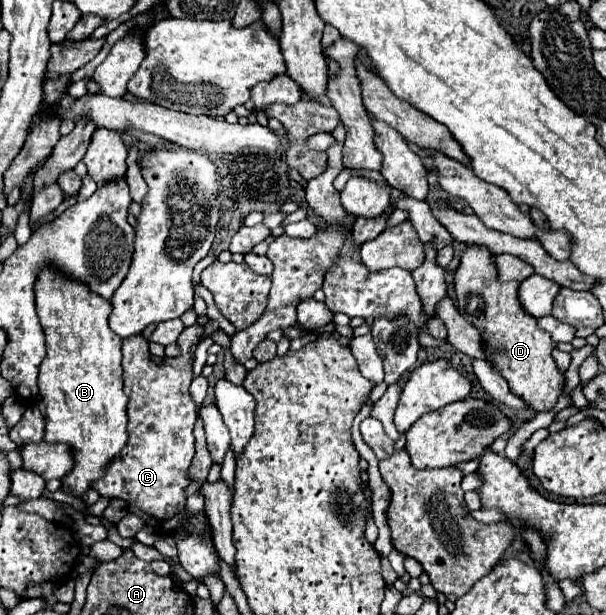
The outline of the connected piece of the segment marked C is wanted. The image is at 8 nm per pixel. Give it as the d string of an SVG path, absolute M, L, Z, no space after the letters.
M203 325L185 327L185 331L177 339L181 355L179 357L165 357L163 363L153 361L153 355L149 351L149 343L143 335L133 335L133 337L123 339L123 381L125 381L125 393L129 395L129 409L127 409L129 441L127 441L127 447L117 455L117 459L111 461L105 477L97 479L91 485L103 497L125 499L129 503L129 511L139 515L147 525L156 529L158 533L172 535L181 531L181 529L191 533L189 537L175 539L175 541L177 541L177 549L179 549L181 567L187 573L191 573L193 577L199 577L199 579L203 579L207 573L219 573L219 565L217 565L213 545L207 541L207 537L201 537L201 531L205 527L205 515L197 515L195 519L191 519L189 513L185 511L185 495L183 495L183 489L189 485L187 467L189 467L189 463L195 455L193 425L195 425L195 419L197 419L197 405L189 395L189 385L191 385L191 379L193 379L195 347L203 339L203 335L205 335Z

